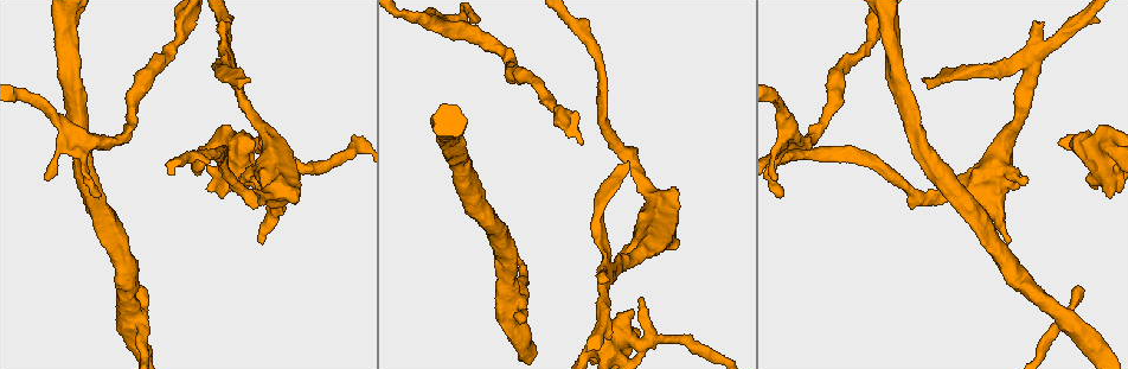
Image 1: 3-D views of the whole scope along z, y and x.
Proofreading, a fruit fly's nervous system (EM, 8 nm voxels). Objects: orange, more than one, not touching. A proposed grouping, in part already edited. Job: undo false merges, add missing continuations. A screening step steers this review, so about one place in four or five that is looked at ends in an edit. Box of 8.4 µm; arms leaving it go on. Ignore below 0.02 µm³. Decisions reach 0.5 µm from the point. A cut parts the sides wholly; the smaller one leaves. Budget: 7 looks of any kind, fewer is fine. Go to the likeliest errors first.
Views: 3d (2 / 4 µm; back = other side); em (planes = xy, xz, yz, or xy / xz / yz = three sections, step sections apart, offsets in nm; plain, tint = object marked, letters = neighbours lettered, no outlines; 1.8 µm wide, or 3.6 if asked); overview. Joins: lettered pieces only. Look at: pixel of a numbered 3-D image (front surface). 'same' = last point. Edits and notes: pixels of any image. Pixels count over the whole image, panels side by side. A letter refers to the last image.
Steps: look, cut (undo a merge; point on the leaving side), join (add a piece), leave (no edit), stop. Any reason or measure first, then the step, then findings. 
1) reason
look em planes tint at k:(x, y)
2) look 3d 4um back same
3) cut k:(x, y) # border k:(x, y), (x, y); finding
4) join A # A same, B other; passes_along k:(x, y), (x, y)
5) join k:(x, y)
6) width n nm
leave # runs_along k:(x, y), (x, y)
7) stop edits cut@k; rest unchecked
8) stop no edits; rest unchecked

three arms meet
look em xz step 16 letters at 1:(607, 266)

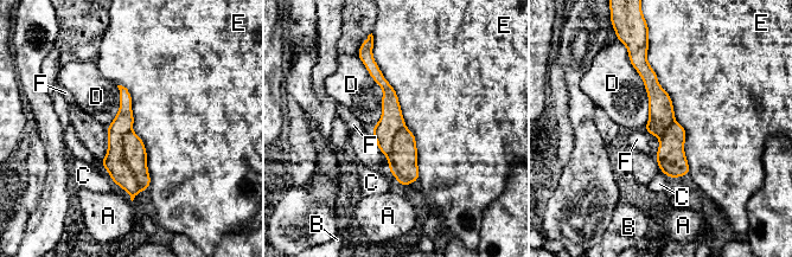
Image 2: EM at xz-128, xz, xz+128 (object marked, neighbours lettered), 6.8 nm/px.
width 190 nm
cut 2:(114, 162) # A other, B other, C other, D other, E other, F other; a second neuron is stuck on

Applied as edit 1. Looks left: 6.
look overview

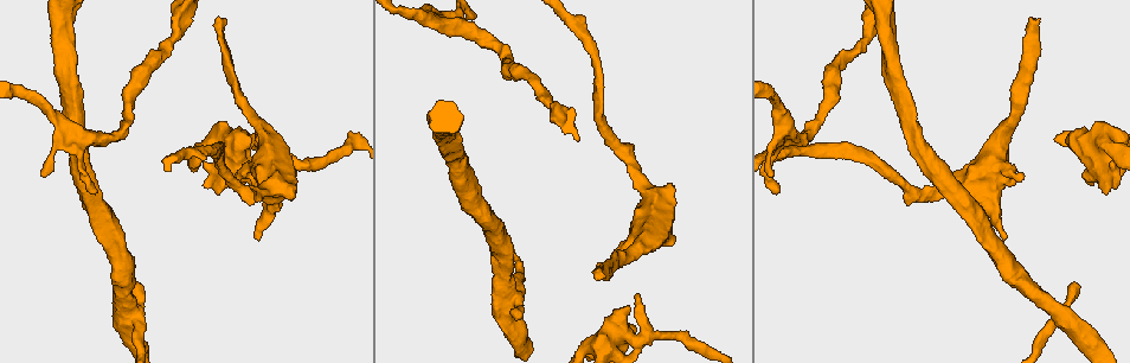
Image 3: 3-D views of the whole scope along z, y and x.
abrupt turn
look em xz step 8 tint at 3:(504, 297)

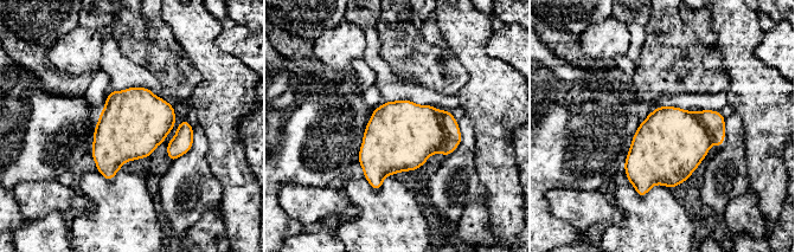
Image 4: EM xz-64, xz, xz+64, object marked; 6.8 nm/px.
look em xy step 4 letters same

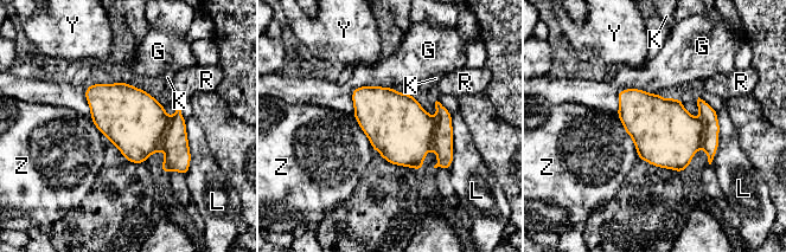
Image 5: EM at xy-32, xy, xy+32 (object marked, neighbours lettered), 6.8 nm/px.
cut 5:(176, 144) # G other, K other, L other, R other, Y other, Z other; border 5:(170, 118), (170, 124), (160, 148); two neurons meet here

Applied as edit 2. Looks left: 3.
look overview

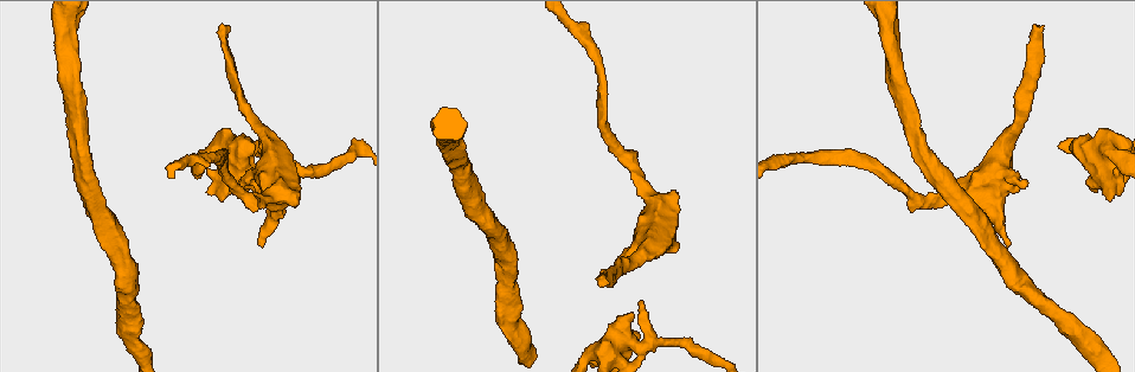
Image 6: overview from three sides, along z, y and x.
an open end
look 3d 4um at 6:(261, 246)

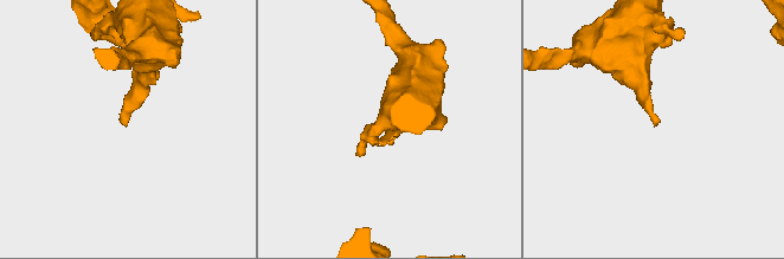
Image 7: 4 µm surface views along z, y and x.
now the EM
look em planes letters at 7:(658, 122)

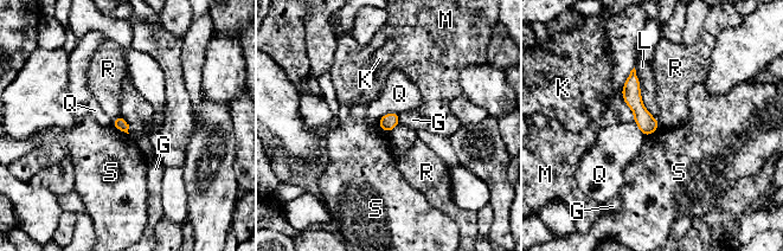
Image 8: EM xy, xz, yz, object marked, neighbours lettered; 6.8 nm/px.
leave # G other, K other, L other, M other, Q other, R other, S other; none of them fits

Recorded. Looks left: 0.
stop edits cut@2, cut@5; rest unchecked

